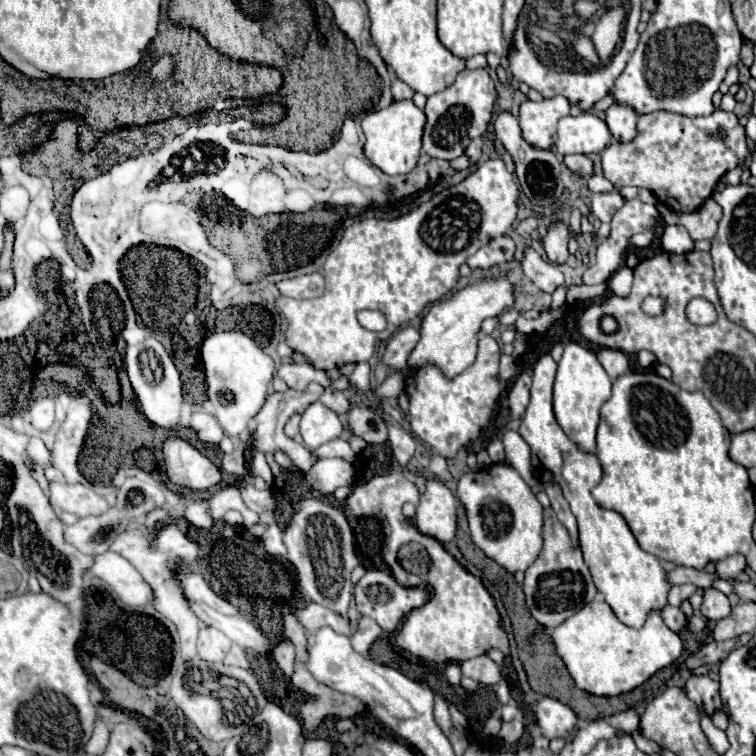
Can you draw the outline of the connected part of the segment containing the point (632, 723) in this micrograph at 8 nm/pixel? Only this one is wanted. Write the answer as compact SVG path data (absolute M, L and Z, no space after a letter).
M628 709L628 711L622 711L618 715L612 715L608 717L608 723L618 729L618 731L624 731L624 733L632 733L638 729L638 715L634 709Z

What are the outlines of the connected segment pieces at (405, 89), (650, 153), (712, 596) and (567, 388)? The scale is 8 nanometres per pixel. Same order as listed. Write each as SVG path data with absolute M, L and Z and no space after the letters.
M394 81L392 83L392 95L394 95L394 99L396 101L404 101L404 99L412 99L412 95L414 95L414 91L404 83L404 81Z
M716 109L708 117L684 117L666 111L654 111L638 117L638 135L632 143L612 143L602 151L602 169L604 177L612 181L616 189L624 185L644 187L650 189L656 199L674 213L694 213L714 193L716 183L722 179L722 175L726 175L734 167L744 165L748 155L750 151L746 143L746 131L734 113Z
M708 589L704 593L704 603L702 603L702 615L708 621L720 621L730 615L730 603L728 597L716 589Z
M576 341L566 343L564 355L558 363L556 383L554 383L554 415L564 429L564 433L582 449L596 451L596 427L598 427L598 411L602 403L612 393L612 381L600 361L596 359L596 351L582 347Z

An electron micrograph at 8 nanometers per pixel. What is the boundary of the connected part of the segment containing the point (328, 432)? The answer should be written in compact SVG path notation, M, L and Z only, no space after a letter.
M316 401L302 413L300 433L304 443L314 451L320 445L340 437L344 433L344 427L340 423L340 417L332 409Z

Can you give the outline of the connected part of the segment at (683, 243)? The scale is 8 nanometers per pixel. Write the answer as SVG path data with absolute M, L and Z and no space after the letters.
M666 225L662 233L662 247L668 253L688 253L694 249L694 241L690 239L686 227Z

